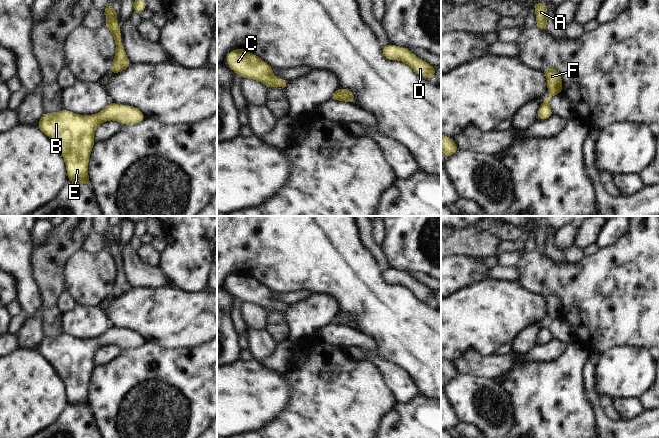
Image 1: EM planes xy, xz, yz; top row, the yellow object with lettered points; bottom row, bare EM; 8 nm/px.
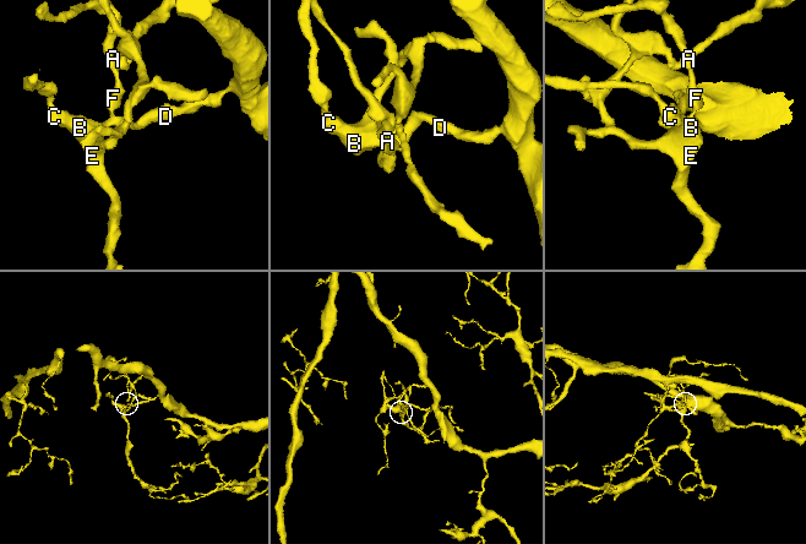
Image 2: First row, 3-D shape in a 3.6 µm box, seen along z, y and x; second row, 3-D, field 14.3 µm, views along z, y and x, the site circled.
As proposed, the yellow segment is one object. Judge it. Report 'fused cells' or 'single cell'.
fused cells

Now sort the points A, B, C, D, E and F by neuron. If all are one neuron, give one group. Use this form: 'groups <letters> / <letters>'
groups A F / B C D E

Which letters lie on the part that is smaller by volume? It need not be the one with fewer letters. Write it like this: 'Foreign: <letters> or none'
Foreign: A, F

